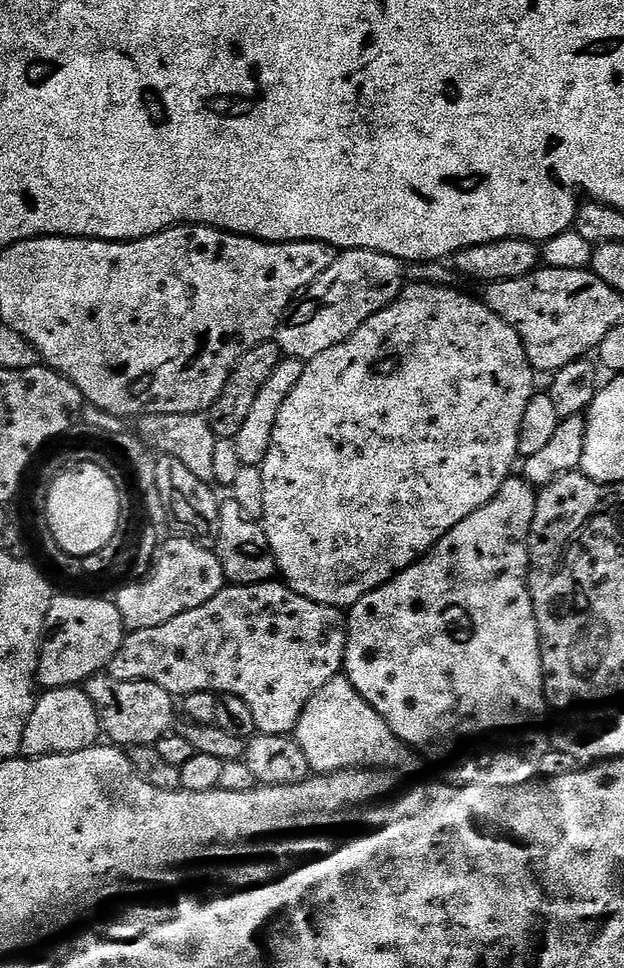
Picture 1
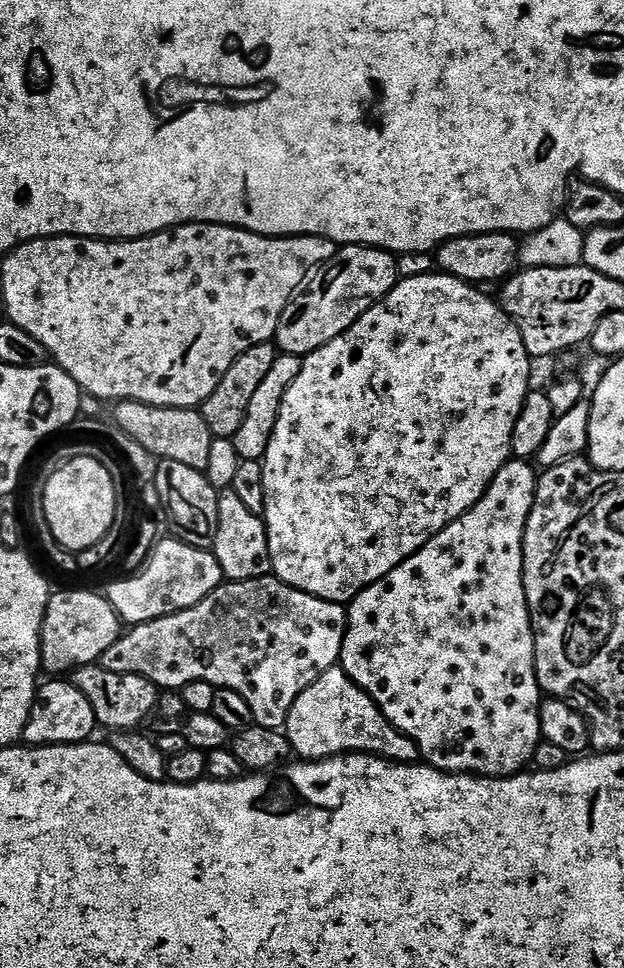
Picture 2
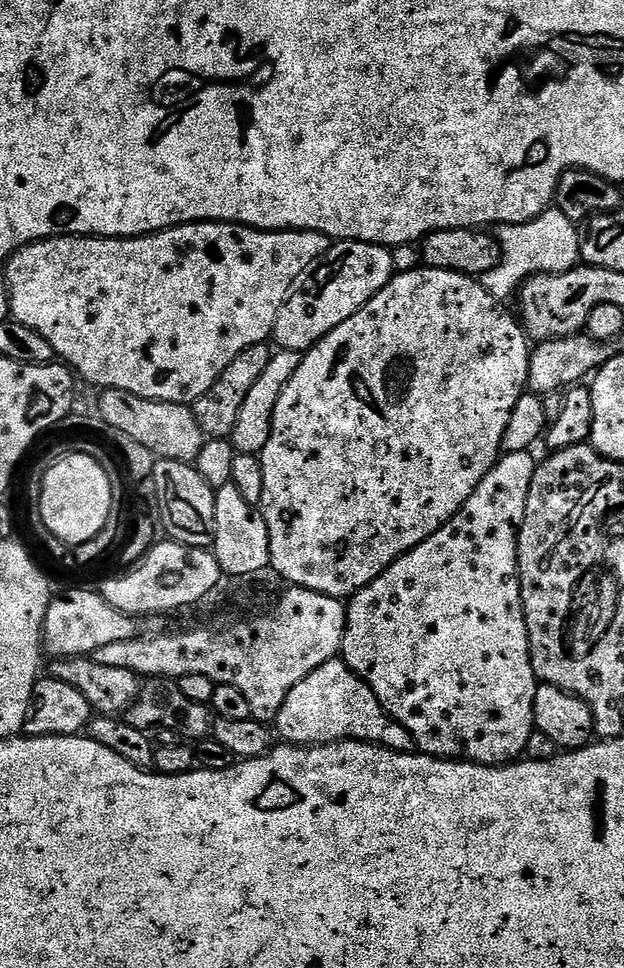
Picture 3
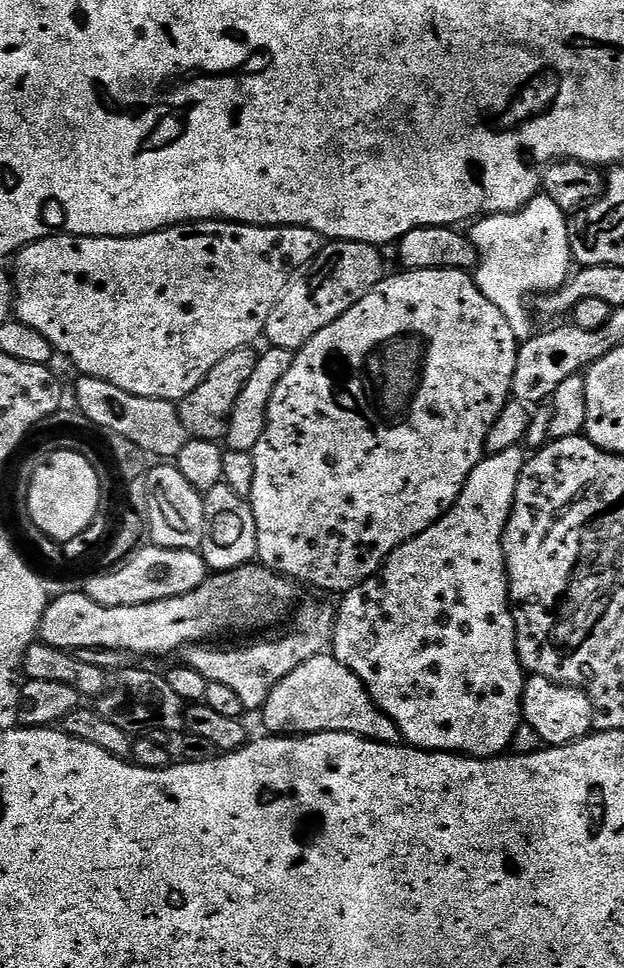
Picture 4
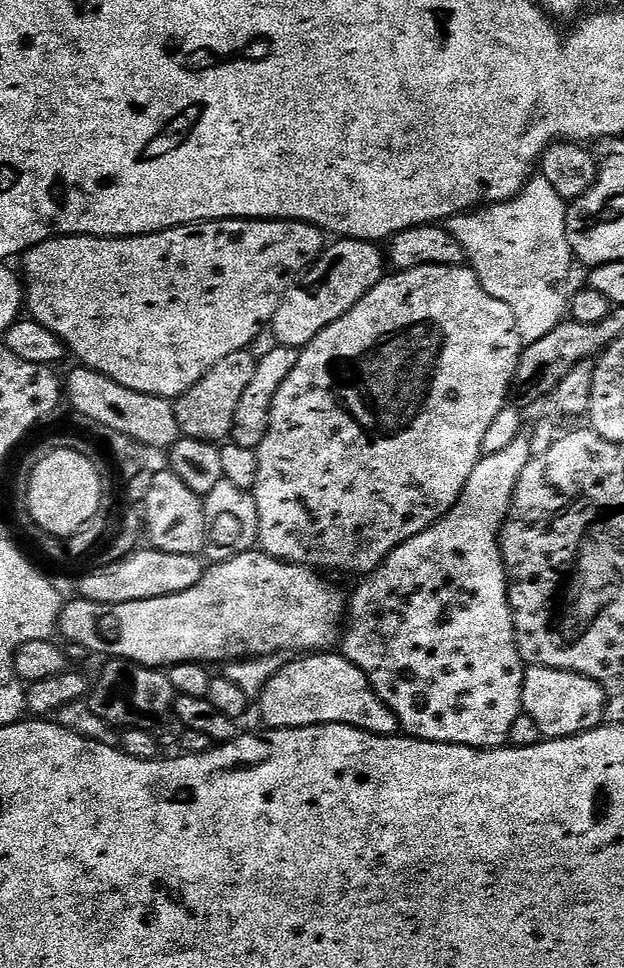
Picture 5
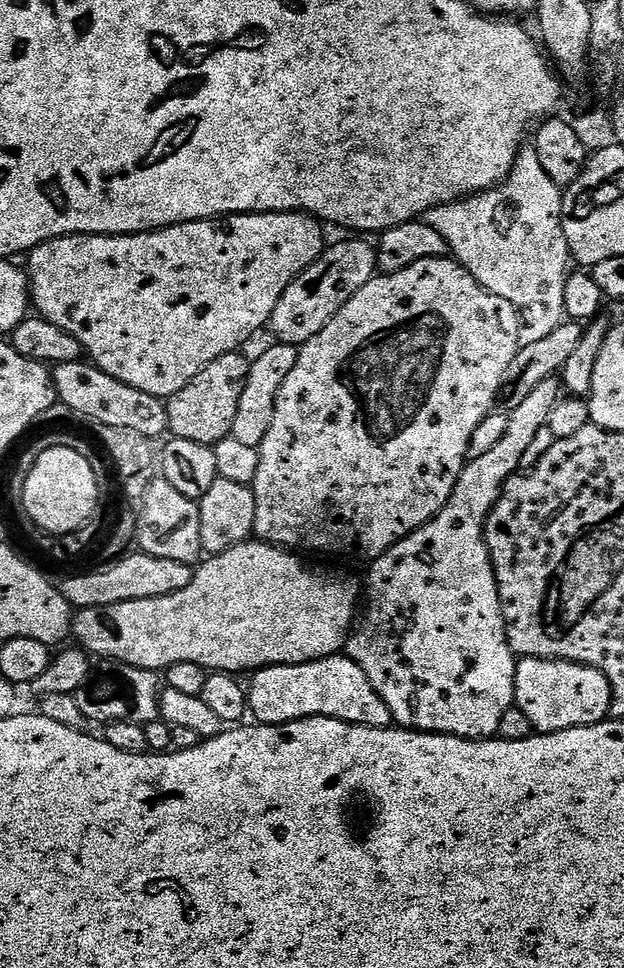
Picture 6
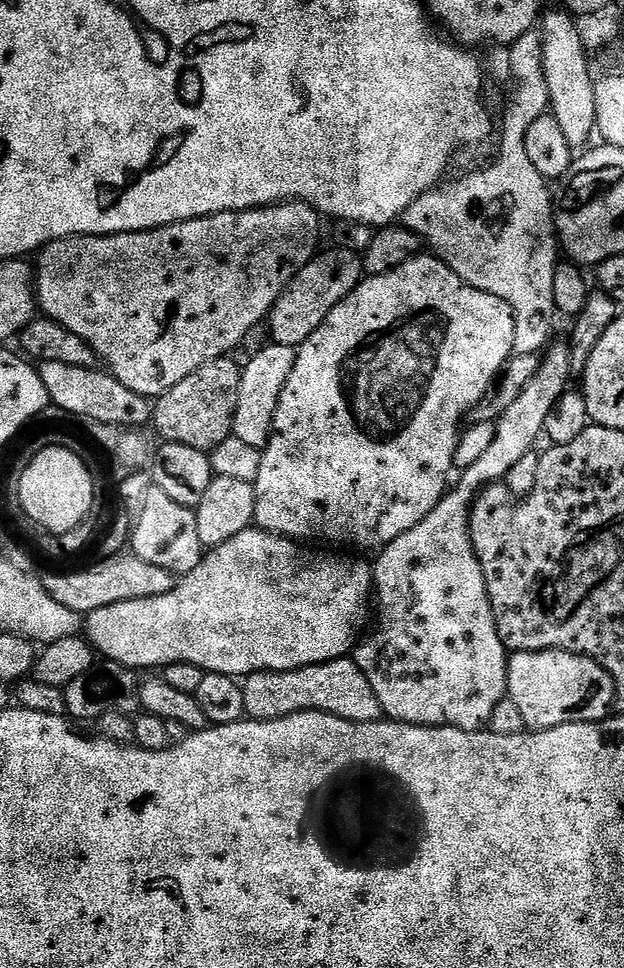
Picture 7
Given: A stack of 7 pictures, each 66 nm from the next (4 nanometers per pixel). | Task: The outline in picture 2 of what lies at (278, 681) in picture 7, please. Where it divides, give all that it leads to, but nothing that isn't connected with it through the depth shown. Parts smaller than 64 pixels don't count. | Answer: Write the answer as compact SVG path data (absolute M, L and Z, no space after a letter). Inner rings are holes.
M337 666L326 670L290 706L290 712L284 723L283 733L288 738L288 747L296 752L301 761L326 760L329 756L342 756L346 752L367 752L373 756L380 756L383 760L395 760L398 764L415 764L421 759L420 751L409 736L403 736L398 729L381 714L379 704L376 704L362 689L349 678L343 668Z

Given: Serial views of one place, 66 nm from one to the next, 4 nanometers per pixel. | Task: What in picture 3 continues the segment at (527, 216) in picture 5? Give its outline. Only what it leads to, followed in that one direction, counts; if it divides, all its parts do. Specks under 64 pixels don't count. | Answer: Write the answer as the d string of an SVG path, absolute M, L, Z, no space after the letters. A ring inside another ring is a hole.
M554 206L547 208L539 218L528 224L506 224L499 232L500 261L494 269L482 276L482 283L484 289L501 302L507 301L507 296L515 297L520 285L532 276L569 272L581 263L581 233L577 225Z

